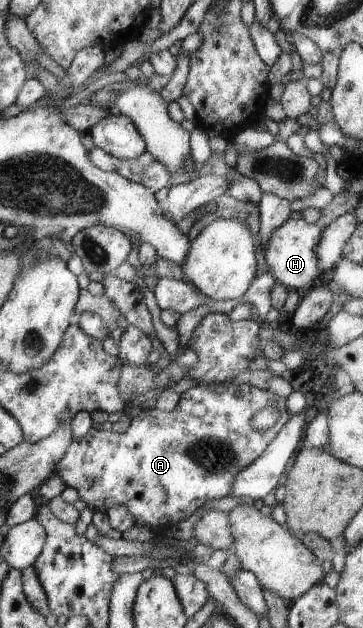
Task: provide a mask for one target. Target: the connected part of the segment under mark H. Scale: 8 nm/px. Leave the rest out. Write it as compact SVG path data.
M291 218L278 228L273 238L267 245L265 261L268 265L268 272L276 279L285 284L290 290L297 290L306 293L313 289L315 284L321 280L321 266L316 253L319 242L323 238L325 228L318 223L306 222L303 218Z

